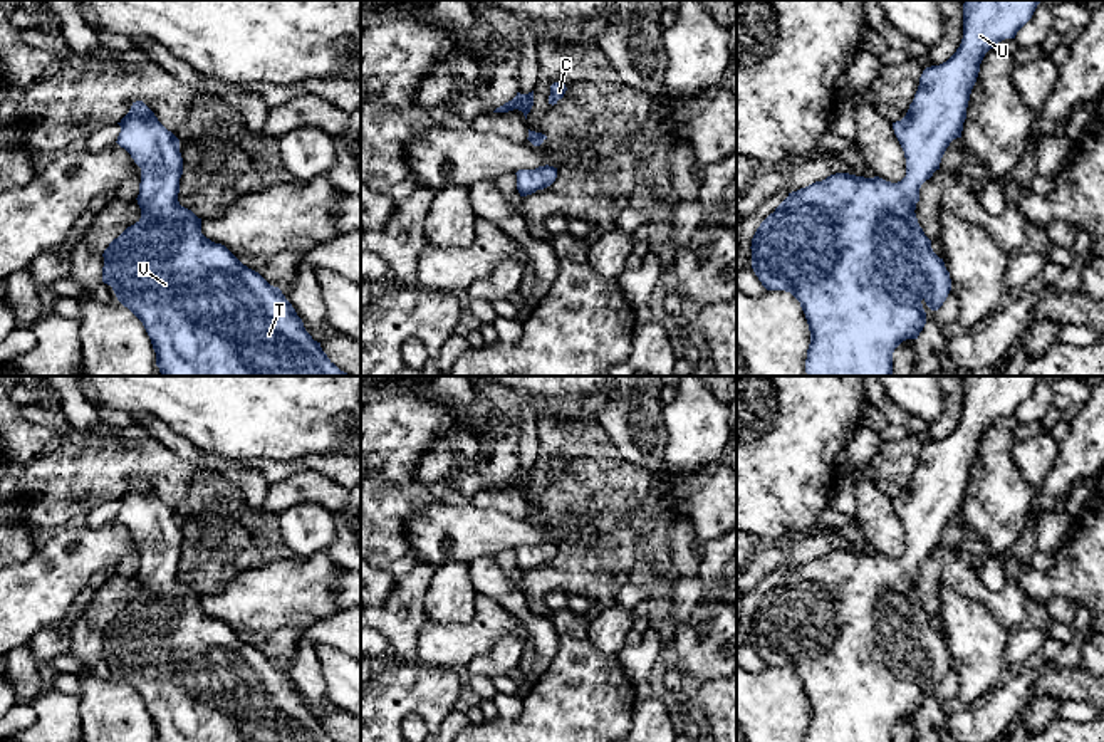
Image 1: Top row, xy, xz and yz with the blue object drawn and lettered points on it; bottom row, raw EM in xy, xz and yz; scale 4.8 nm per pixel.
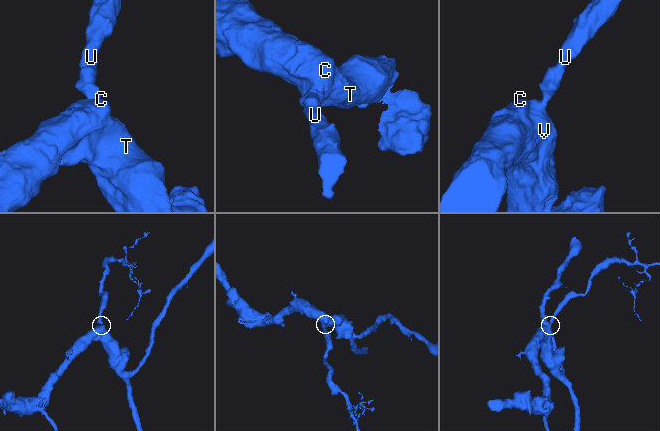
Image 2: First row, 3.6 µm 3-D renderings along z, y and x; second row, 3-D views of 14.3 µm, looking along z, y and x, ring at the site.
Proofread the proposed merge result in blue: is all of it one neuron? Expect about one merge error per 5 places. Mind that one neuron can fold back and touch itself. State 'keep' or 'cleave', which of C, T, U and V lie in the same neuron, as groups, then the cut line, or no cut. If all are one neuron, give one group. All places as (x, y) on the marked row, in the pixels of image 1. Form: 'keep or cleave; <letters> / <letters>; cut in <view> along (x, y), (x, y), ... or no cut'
keep; C T U V; no cut

